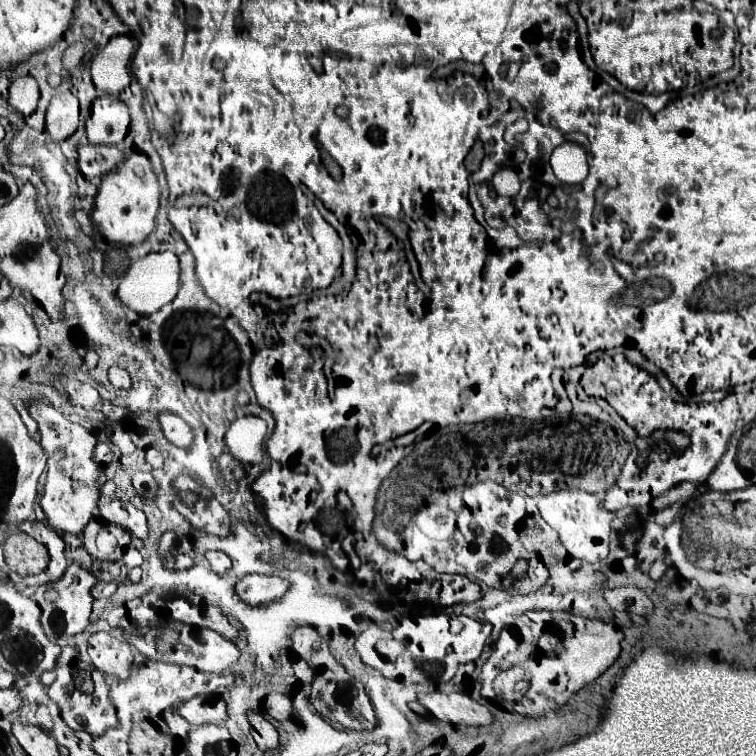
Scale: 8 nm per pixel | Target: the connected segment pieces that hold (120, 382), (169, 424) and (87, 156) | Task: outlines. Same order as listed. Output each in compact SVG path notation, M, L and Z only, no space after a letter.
M110 368L108 372L108 378L114 386L130 386L132 380L130 380L130 374L124 370L124 368Z
M160 414L160 424L162 424L162 430L164 430L164 436L178 448L190 448L192 440L194 440L194 434L190 430L190 426L178 418L178 416L172 416L172 414Z
M84 144L78 148L78 166L86 180L100 180L112 168L120 166L126 160L126 152L118 146L90 146Z

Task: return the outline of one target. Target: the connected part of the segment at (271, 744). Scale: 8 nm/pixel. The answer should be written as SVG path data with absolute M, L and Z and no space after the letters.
M250 712L248 718L250 718L250 724L252 724L252 736L258 744L258 750L260 752L276 750L280 746L280 742L278 742L278 732L274 730L274 726L254 712Z

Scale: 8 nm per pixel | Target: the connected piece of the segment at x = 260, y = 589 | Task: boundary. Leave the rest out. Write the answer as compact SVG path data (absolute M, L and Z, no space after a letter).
M250 574L236 584L236 592L244 602L258 606L258 604L264 604L264 602L270 602L274 598L284 596L286 594L286 582L278 576Z

